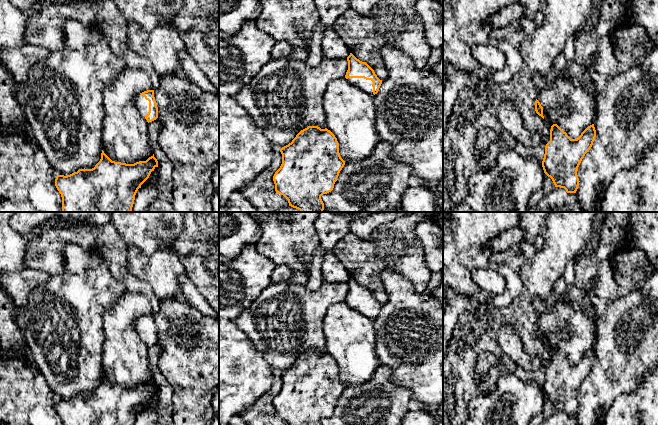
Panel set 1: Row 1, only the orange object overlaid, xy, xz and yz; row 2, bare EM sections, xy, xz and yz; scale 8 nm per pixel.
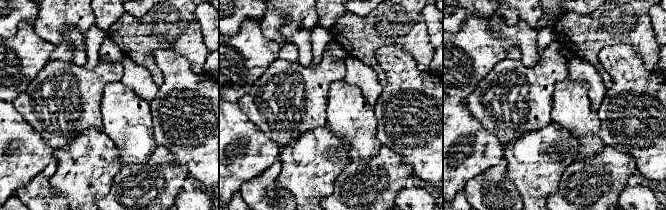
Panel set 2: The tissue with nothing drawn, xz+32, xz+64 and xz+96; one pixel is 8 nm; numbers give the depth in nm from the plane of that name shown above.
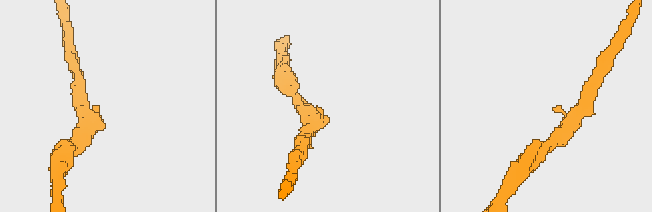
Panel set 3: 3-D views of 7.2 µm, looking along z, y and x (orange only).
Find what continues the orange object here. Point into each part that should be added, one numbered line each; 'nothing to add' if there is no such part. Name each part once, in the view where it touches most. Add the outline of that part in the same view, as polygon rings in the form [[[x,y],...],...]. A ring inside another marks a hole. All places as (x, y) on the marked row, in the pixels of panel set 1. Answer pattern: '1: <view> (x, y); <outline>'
1: xz (365, 85); [[[348,78],[347,80],[357,86],[362,91],[374,96],[373,82],[371,80],[366,80],[364,78]]]

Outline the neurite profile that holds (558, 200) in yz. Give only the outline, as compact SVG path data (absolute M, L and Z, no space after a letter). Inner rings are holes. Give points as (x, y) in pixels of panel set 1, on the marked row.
M555 187L536 206L527 212L584 212L576 193L567 193L564 188Z

